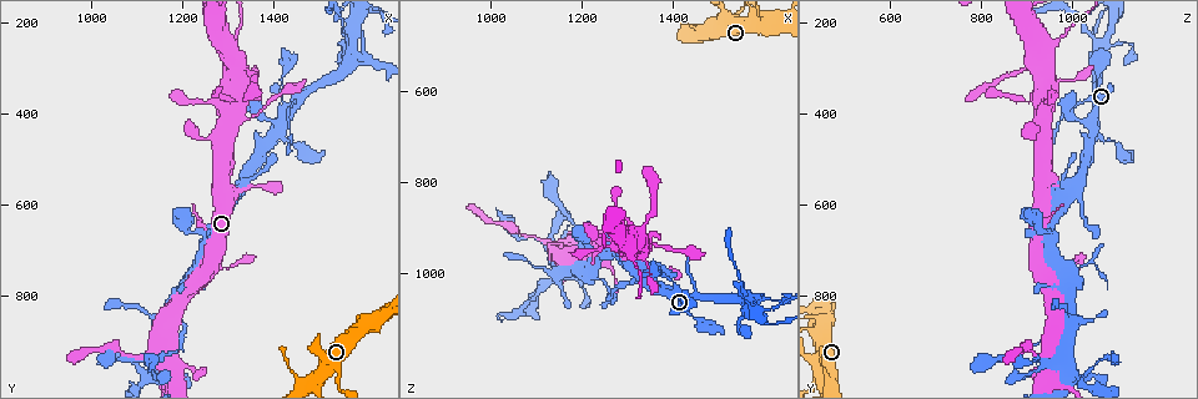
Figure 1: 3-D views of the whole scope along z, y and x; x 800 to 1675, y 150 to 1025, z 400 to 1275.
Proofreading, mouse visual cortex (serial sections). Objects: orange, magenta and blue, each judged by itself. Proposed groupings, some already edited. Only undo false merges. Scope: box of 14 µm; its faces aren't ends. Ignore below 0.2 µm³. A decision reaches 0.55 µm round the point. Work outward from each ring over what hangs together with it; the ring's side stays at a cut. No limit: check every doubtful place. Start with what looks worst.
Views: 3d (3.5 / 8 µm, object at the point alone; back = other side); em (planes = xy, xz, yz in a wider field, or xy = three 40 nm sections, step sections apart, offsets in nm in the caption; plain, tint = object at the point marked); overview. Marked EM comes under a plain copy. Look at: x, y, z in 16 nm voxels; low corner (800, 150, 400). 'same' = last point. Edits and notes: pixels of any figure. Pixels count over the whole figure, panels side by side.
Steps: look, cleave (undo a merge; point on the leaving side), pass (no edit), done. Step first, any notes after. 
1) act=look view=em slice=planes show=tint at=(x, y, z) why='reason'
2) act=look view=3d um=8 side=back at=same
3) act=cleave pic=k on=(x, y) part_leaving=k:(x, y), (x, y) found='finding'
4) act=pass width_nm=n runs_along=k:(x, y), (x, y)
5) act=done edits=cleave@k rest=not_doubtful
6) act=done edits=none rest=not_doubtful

act=look view=3d um=8 at=(1165, 835, 1000) why='side arm on a straight run'

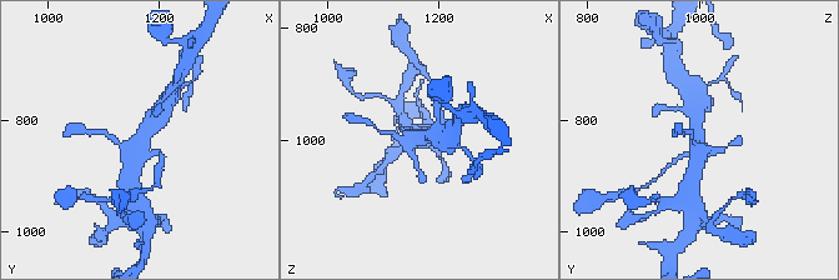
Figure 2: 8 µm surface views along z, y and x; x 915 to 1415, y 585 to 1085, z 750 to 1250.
act=look view=3d um=3.5 at=(1160, 840, 1000) why='zoom in'

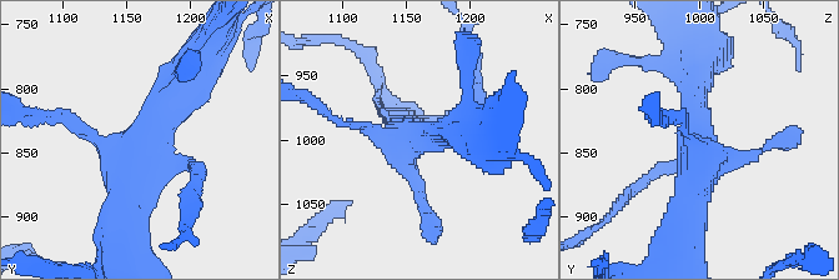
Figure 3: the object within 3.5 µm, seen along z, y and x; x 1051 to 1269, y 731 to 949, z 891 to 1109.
act=look view=em slice=xy step=1 show=tint at=(1162, 836, 998) why='shape alone is not enough'

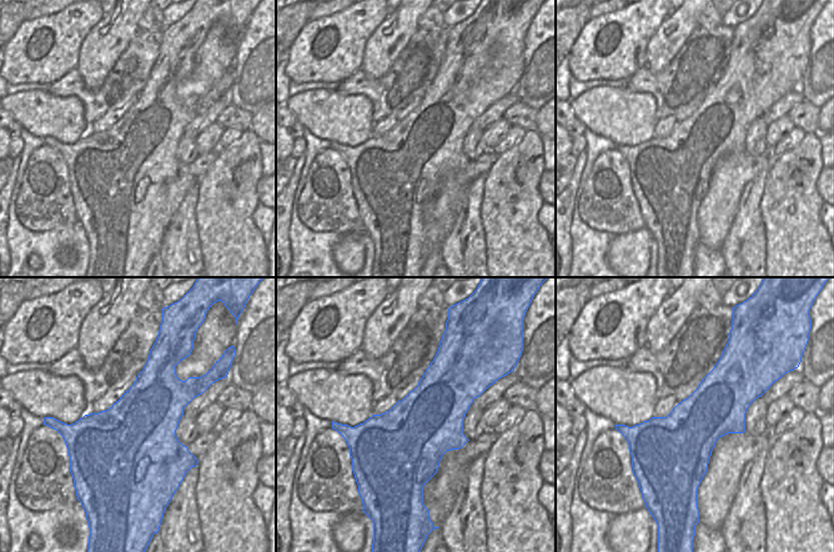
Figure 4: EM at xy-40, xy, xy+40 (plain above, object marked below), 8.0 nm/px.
act=pass found='one cell here'

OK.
act=look view=3d um=3.5 side=back at=(1570, 255, 1065) why='four arms meet'

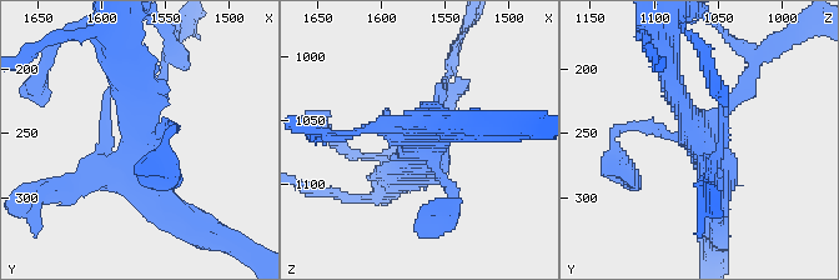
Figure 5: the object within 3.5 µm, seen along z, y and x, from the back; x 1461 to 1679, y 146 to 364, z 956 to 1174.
act=pass runs_along=5:(713, 206), (717, 176), (666, 61) found='one cell here'

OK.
act=look view=3d um=3.5 side=back at=(1615, 290, 1055) why='thin neck'

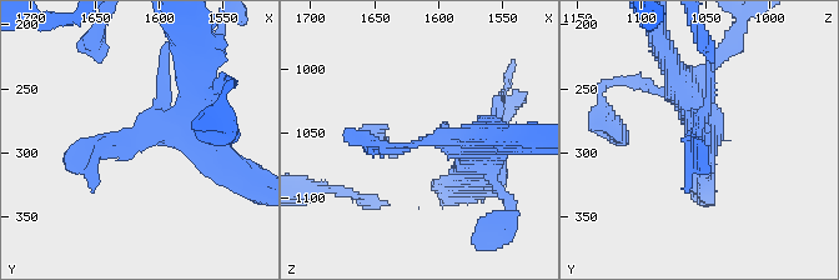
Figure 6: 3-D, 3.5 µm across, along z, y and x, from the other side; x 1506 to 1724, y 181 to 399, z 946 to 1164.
act=look view=em slice=planes show=tint at=(1620, 290, 1056)

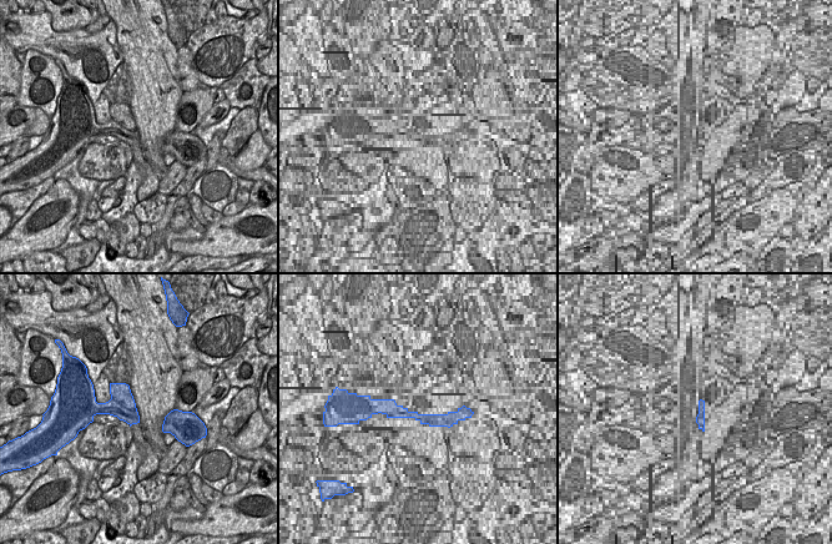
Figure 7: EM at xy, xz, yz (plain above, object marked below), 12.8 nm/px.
act=pass runs_along=6:(209, 139), (105, 143), (68, 170) found='all the same cell'

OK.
act=done edits=none rest=not_doubtful

